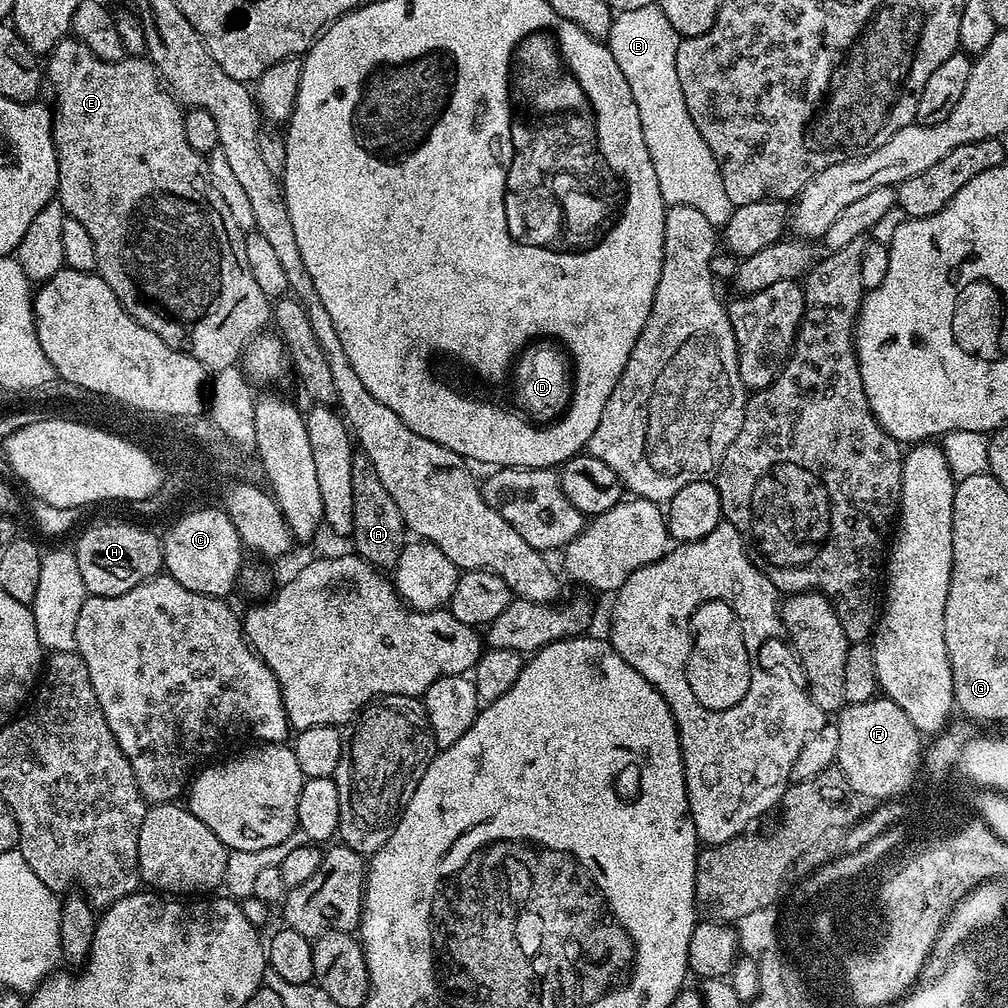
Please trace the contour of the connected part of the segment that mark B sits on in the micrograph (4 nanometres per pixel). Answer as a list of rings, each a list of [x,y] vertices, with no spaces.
[[[653,3],[642,6],[642,10],[619,13],[613,19],[606,43],[614,54],[614,62],[618,62],[622,74],[626,74],[626,82],[630,82],[630,94],[634,94],[634,102],[638,102],[638,118],[642,118],[642,138],[646,138],[646,150],[650,150],[650,162],[654,162],[654,174],[658,174],[658,190],[662,190],[665,205],[694,206],[694,210],[702,210],[702,214],[706,214],[706,222],[723,226],[732,217],[734,205],[730,198],[726,198],[726,186],[722,186],[718,162],[714,154],[710,154],[706,138],[698,134],[698,126],[694,126],[694,118],[690,118],[690,110],[686,110],[686,98],[682,98],[682,82],[678,82],[676,65],[681,39],[674,26],[670,26],[666,14],[662,14],[662,10]]]

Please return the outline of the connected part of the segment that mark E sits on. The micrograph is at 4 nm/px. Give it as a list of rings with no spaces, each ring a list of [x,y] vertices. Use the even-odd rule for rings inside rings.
[[[65,38],[59,40],[46,56],[46,80],[52,83],[52,92],[56,95],[56,104],[52,108],[52,137],[56,143],[58,158],[58,174],[60,186],[58,202],[65,213],[75,223],[86,226],[90,238],[94,241],[94,254],[98,254],[96,272],[110,290],[122,302],[122,306],[137,322],[146,326],[166,346],[179,352],[193,356],[209,373],[215,374],[233,367],[243,357],[244,347],[253,336],[259,336],[270,324],[270,298],[262,294],[258,282],[254,282],[254,274],[250,274],[250,266],[246,262],[245,233],[234,222],[230,209],[218,190],[214,190],[212,180],[208,176],[207,159],[190,142],[186,142],[186,126],[184,125],[185,109],[179,100],[162,83],[152,61],[147,58],[125,58],[118,62],[100,60],[81,40]]]

